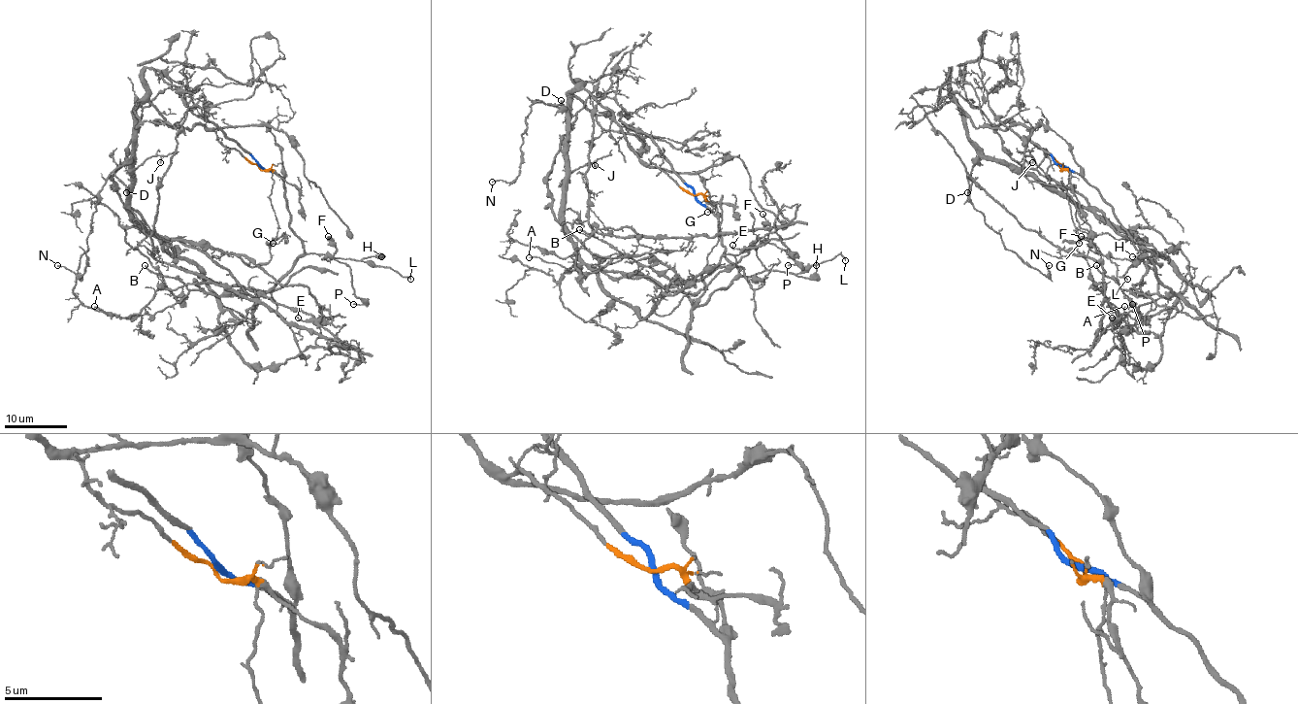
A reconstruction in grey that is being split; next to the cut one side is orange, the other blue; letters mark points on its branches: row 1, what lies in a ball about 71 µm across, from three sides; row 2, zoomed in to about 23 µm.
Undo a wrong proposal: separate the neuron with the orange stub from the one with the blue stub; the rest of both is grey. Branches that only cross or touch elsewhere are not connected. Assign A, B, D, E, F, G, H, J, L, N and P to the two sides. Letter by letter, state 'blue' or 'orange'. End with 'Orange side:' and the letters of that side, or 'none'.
A: blue
B: blue
D: orange
E: blue
F: blue
G: orange
H: blue
J: orange
L: blue
N: orange
P: blue
Orange side: D, G, J, N

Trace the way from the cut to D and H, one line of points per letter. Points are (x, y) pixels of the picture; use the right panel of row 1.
D: (1061, 167), (1029, 139), (1031, 131), (1025, 126), (976, 127), (956, 102), (976, 151), (967, 192)
H: (1061, 165), (1087, 180), (1112, 208), (1121, 227), (1143, 253), (1137, 257), (1140, 260), (1145, 257), (1132, 257)

